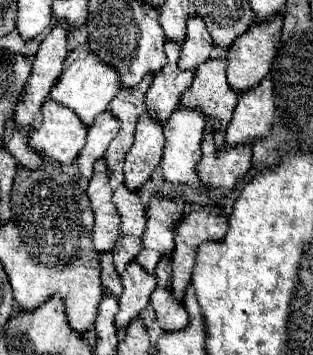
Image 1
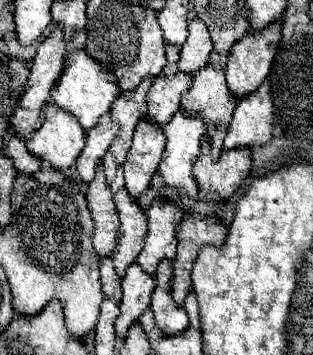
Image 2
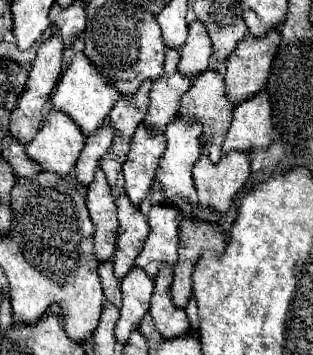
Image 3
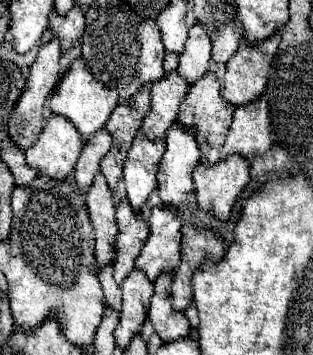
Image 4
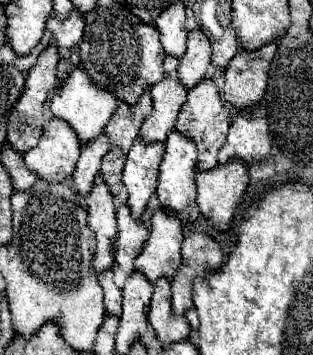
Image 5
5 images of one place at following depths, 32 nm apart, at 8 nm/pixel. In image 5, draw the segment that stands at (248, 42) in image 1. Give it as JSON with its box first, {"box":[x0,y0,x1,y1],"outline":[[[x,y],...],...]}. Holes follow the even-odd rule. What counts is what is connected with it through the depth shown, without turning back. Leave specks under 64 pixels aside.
{"box":[222,42,278,110],"outline":[[[278,42],[260,48],[260,52],[238,52],[226,68],[226,84],[222,98],[236,110],[248,110],[266,92],[270,62],[276,54]]]}

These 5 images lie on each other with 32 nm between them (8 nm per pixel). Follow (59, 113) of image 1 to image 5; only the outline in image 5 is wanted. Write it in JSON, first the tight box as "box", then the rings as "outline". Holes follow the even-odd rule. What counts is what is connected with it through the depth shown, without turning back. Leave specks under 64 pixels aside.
{"box":[24,116,82,182],"outline":[[[54,116],[44,126],[38,144],[24,154],[24,162],[30,170],[48,182],[64,182],[76,168],[80,148],[82,144],[76,140],[72,128]]]}

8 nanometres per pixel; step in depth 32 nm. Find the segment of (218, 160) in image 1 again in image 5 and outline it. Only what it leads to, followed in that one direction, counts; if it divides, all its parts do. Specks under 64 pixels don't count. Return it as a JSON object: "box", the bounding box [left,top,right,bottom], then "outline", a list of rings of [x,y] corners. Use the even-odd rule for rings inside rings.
{"box":[194,160,250,228],"outline":[[[240,160],[216,164],[210,170],[196,170],[194,180],[200,212],[216,222],[218,228],[228,228],[250,180],[248,164],[240,164]]]}

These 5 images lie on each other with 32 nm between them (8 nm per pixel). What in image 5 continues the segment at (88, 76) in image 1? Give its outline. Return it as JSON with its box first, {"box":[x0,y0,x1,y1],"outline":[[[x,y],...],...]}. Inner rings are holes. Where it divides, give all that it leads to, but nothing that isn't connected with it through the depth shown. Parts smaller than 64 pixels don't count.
{"box":[50,64,118,144],"outline":[[[80,64],[74,66],[74,70],[68,74],[68,78],[62,82],[62,86],[58,88],[58,92],[54,94],[54,98],[50,102],[52,114],[66,120],[76,130],[82,144],[86,144],[92,138],[96,138],[98,134],[102,134],[102,130],[106,128],[106,124],[112,118],[116,108],[118,108],[116,96],[112,96],[112,92],[104,92],[102,88],[98,88],[92,82],[92,78],[84,72],[84,68],[80,68]]]}

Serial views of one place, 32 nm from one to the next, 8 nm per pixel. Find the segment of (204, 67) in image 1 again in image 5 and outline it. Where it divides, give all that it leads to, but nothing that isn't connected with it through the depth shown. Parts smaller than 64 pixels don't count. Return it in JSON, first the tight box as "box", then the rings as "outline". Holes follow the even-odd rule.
{"box":[176,78,236,168],"outline":[[[204,78],[198,82],[192,90],[188,90],[188,100],[180,108],[178,120],[176,120],[176,130],[180,130],[184,136],[192,138],[198,146],[198,168],[214,168],[218,164],[218,150],[226,142],[226,134],[230,128],[230,114],[236,112],[230,104],[222,102],[218,96],[218,86],[214,84],[212,78]]]}

